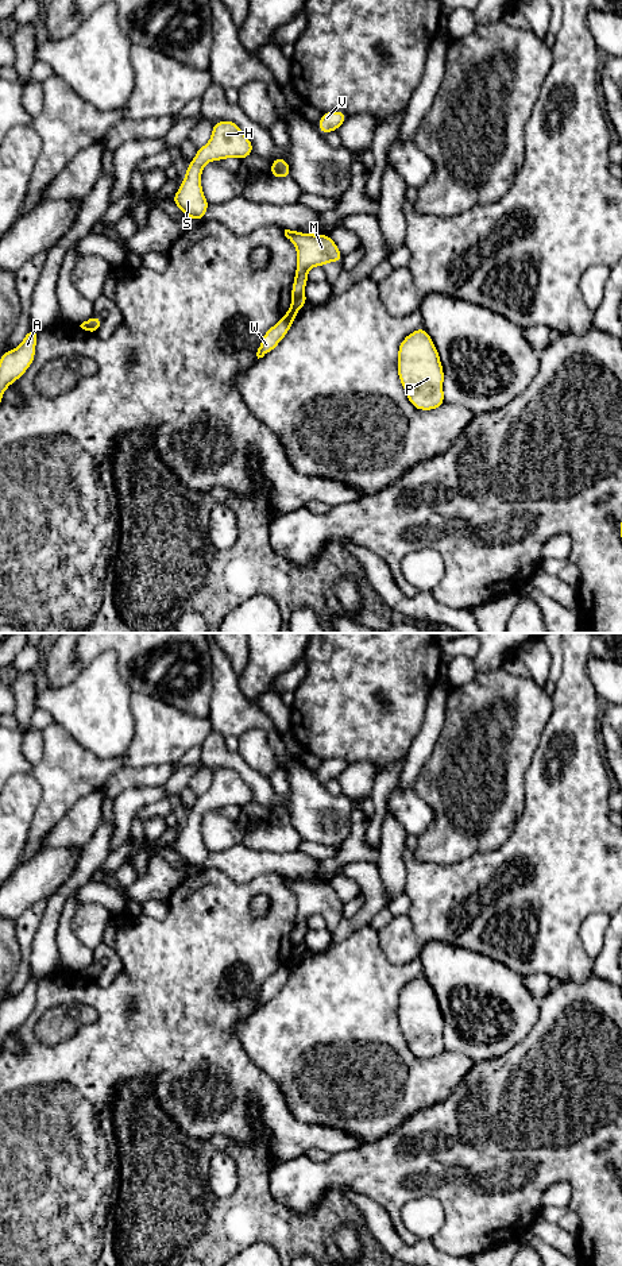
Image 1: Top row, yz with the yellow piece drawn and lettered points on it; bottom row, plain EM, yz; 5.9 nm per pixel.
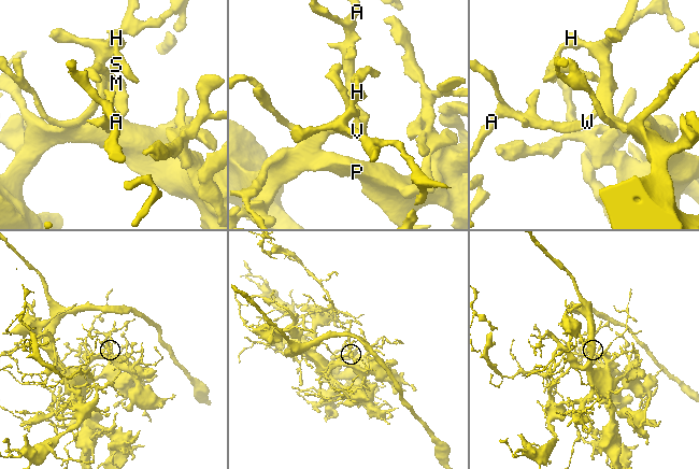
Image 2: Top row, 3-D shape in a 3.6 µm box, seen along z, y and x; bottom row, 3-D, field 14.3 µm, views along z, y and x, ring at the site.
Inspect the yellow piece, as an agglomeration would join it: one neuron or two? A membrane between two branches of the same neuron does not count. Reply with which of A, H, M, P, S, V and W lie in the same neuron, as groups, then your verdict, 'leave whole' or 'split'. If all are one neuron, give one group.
A H M P S V W | leave whole

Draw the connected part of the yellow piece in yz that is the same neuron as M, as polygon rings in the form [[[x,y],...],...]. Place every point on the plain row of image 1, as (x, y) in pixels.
[[[285,877],[285,884],[297,896],[297,918],[291,934],[291,953],[285,964],[263,983],[256,1000],[258,1007],[271,1000],[279,992],[293,973],[298,958],[308,950],[308,945],[304,941],[304,935],[309,930],[308,918],[314,914],[322,915],[329,910],[343,910],[344,906],[331,883],[308,883]]]

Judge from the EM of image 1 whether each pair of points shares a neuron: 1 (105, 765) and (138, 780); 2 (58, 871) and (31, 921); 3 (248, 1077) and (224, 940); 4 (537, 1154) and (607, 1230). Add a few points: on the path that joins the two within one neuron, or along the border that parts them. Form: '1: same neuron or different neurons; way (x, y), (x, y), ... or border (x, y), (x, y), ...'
1: different neurons; border (147, 765), (122, 767), (107, 776), (99, 788)
2: different neurons; border (49, 896), (38, 899), (18, 917)
3: same neuron; way (215, 1043), (213, 973)
4: same neuron; way (560, 1162), (602, 1207)

